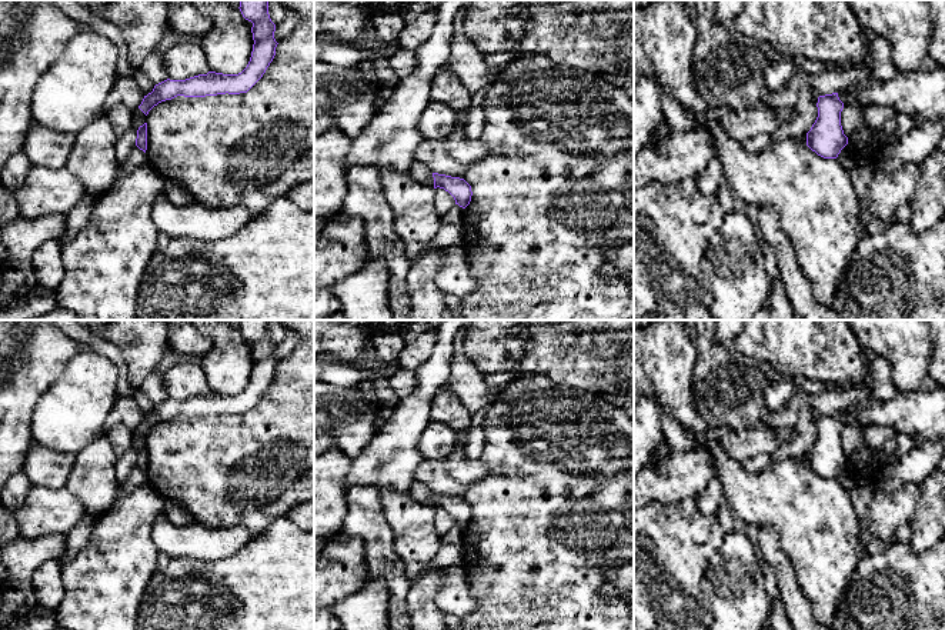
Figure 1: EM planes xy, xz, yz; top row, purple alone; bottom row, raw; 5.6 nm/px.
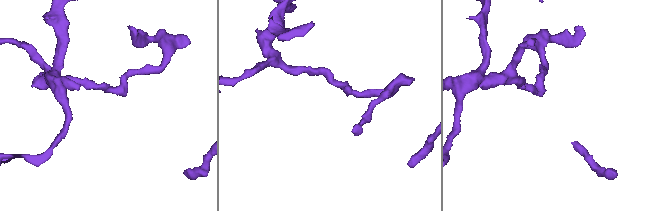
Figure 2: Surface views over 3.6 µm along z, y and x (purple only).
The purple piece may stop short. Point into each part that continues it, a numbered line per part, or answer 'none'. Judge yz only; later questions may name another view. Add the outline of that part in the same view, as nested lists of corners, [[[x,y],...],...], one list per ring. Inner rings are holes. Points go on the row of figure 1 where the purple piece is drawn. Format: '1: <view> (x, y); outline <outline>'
none

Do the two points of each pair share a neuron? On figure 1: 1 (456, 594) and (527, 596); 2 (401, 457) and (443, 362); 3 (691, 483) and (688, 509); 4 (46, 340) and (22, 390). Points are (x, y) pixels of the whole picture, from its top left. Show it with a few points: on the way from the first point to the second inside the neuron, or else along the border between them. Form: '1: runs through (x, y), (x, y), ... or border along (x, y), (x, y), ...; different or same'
1: border along (461, 566), (474, 602), (474, 609), (468, 614); different
2: runs through (401, 433), (427, 386); same
3: border along (694, 496), (674, 502), (657, 502); different
4: runs through (46, 353), (40, 370), (33, 377); same

